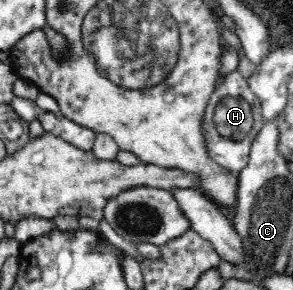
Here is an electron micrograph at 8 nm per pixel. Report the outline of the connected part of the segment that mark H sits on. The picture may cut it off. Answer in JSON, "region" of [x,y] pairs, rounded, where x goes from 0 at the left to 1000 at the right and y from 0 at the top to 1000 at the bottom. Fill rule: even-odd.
{"region":[[[809,238],[747,266],[724,317],[689,410],[710,538],[782,590],[819,590],[840,576],[860,490],[901,428],[887,348]]]}

